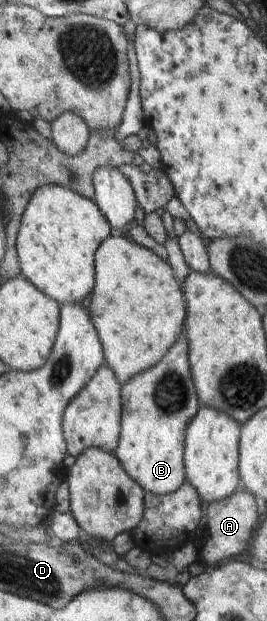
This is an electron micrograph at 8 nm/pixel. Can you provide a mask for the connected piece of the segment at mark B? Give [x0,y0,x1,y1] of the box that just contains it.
[113,326,199,495]

